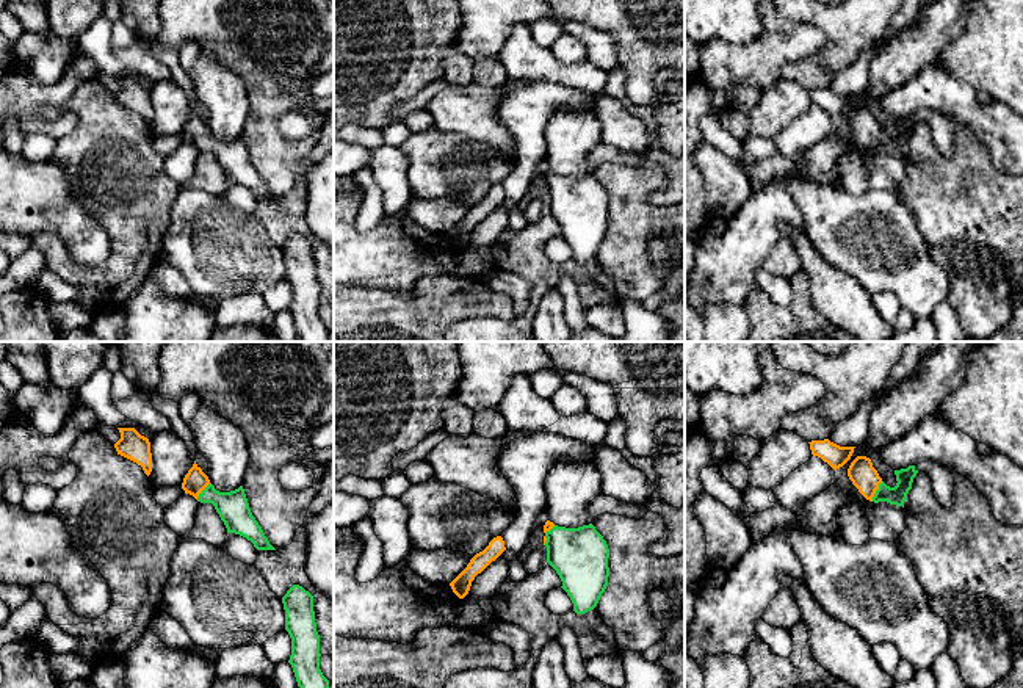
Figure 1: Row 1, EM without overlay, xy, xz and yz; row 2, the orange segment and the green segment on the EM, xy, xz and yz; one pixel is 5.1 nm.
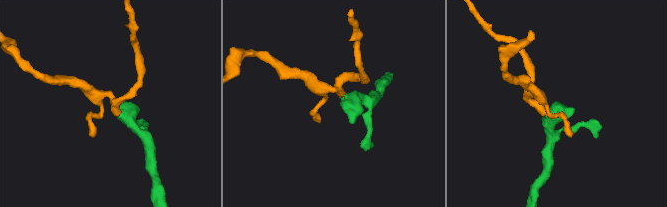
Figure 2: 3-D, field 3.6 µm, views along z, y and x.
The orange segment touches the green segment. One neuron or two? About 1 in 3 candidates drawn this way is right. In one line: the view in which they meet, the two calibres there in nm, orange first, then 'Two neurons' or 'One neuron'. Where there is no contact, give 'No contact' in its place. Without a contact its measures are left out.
Touches orange in yz. Thickness 140 nm (orange) against 100 nm. One neuron

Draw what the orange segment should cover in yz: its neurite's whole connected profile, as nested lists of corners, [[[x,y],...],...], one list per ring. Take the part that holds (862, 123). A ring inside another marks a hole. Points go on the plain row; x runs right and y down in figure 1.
[[[857,105],[848,118],[849,129],[866,149],[874,152],[887,150],[902,157],[916,122],[915,114],[895,119],[898,132],[895,136],[890,136],[882,130],[871,108],[866,105]]]

